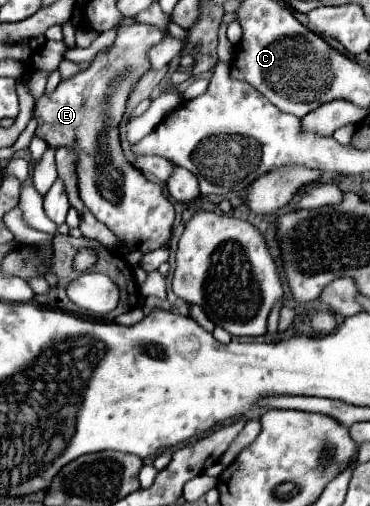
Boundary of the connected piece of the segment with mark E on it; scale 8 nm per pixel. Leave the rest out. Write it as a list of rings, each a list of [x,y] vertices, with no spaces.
[[[133,23],[123,25],[117,31],[117,39],[111,47],[107,47],[103,53],[99,53],[91,67],[73,75],[67,81],[61,81],[59,87],[51,95],[43,95],[35,103],[35,117],[39,119],[37,137],[43,137],[49,145],[55,147],[75,147],[79,153],[79,195],[83,203],[89,207],[89,211],[103,221],[119,239],[127,243],[131,251],[149,253],[153,249],[163,247],[171,237],[171,225],[175,219],[175,207],[169,203],[169,199],[163,195],[161,187],[147,181],[123,155],[119,145],[119,121],[125,113],[125,103],[129,97],[129,91],[139,81],[141,75],[149,71],[147,65],[147,49],[151,45],[157,45],[163,39],[163,31],[155,25],[147,23]]]

